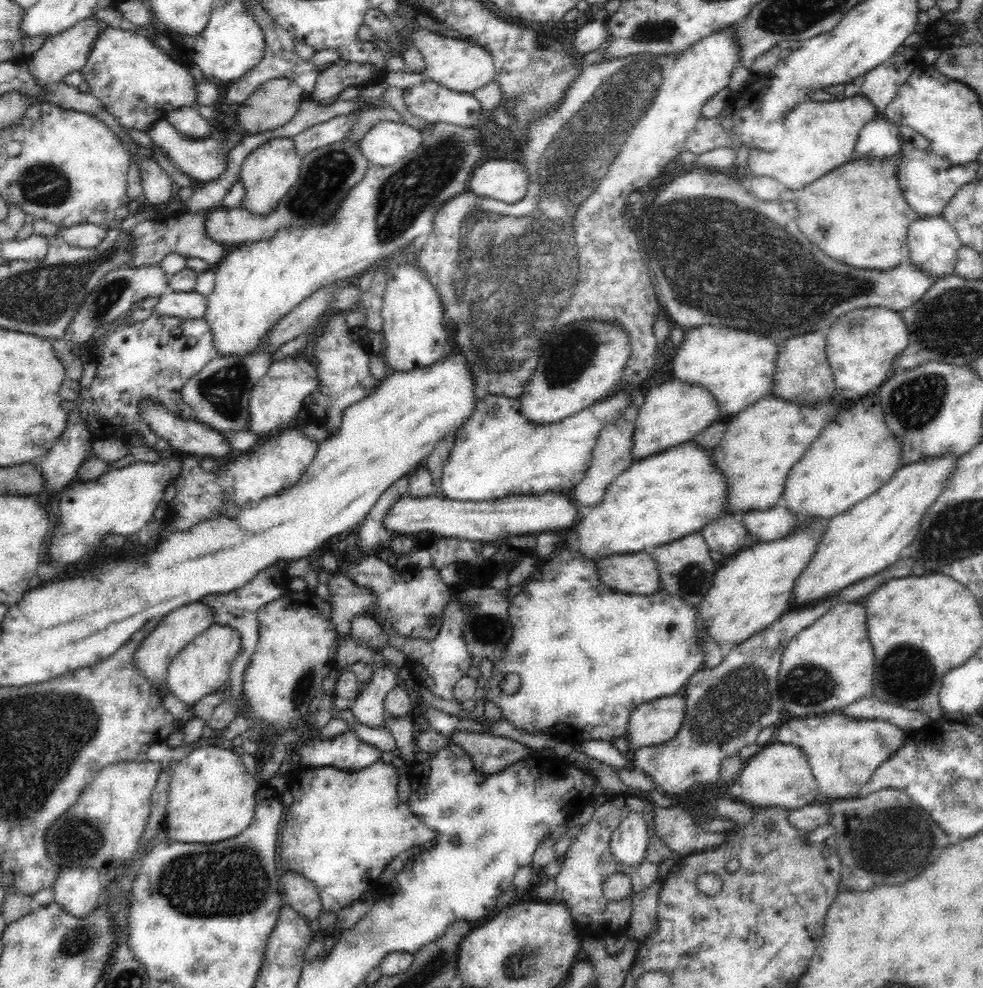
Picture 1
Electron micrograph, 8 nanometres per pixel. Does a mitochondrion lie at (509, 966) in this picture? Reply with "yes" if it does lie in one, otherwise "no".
no

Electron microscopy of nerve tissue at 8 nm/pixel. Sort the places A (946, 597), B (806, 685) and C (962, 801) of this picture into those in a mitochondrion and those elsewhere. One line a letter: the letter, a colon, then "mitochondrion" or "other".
A: other
B: mitochondrion
C: mitochondrion

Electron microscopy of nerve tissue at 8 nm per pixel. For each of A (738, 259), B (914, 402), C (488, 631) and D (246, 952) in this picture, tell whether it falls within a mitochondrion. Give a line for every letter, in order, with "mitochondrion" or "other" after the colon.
A: mitochondrion
B: mitochondrion
C: mitochondrion
D: other

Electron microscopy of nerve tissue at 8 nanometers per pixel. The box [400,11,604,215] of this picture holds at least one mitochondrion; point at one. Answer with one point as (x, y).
(550, 50)

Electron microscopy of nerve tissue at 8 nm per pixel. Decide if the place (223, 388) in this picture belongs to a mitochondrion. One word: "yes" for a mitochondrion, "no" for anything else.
yes

